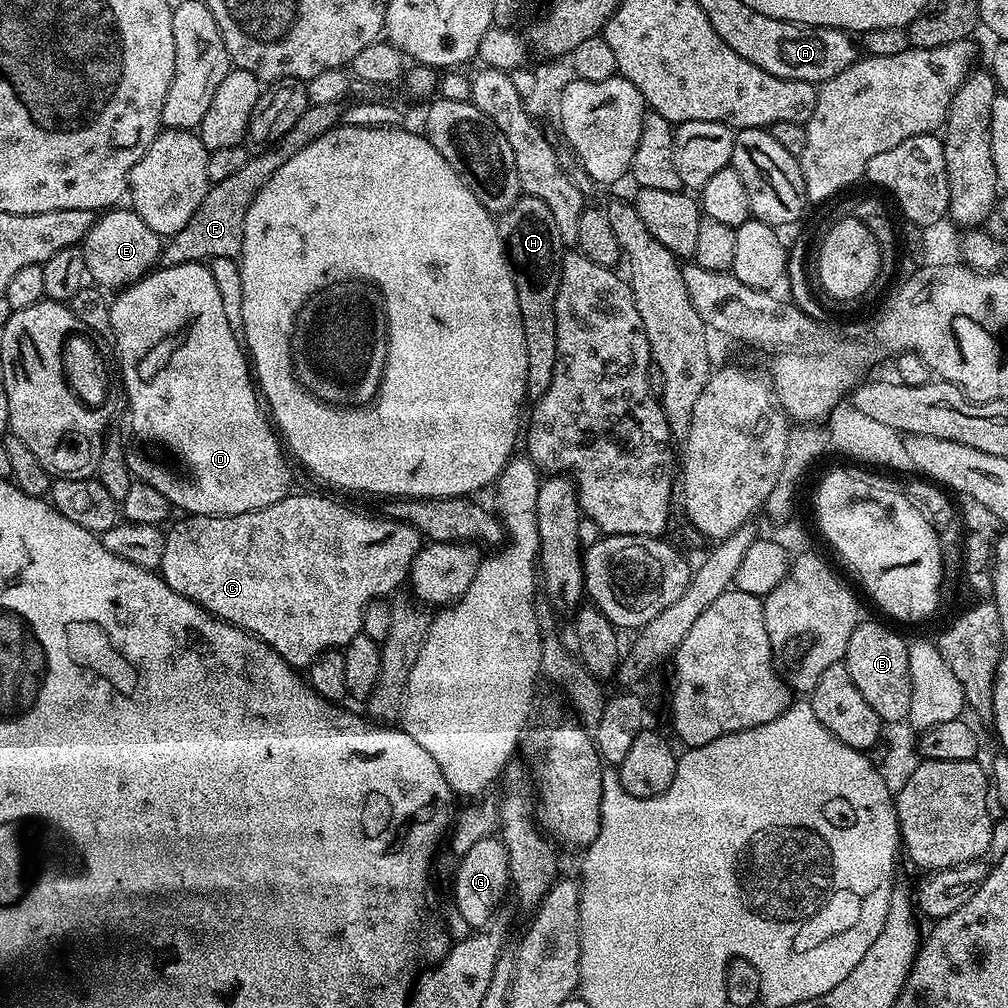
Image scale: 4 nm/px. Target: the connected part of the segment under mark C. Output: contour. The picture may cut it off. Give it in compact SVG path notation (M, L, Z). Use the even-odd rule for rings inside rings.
M308 492L302 493L301 496L296 495L290 494L286 498L282 498L282 502L274 502L274 506L266 506L262 510L254 510L237 516L185 515L180 518L184 520L178 521L176 525L173 523L167 529L162 550L162 562L158 571L170 586L170 590L178 590L178 594L190 598L195 604L200 604L219 620L226 620L235 628L241 628L242 631L266 642L291 668L304 670L323 652L343 649L344 645L350 642L350 638L361 635L364 607L372 600L391 597L393 595L391 592L403 580L405 583L409 579L412 560L420 553L422 547L422 537L407 522L391 518L375 520L374 517L363 516L362 513L355 512L354 509L347 508L346 505L339 504L338 501L331 500L328 496L311 496Z

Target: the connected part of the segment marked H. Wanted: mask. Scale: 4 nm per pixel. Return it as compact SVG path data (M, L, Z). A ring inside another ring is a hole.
M521 195L510 210L498 220L504 247L514 269L518 310L522 314L522 330L526 334L526 390L527 399L535 402L550 390L554 366L558 358L558 330L556 329L556 295L566 245L558 234L558 222L550 214L550 206L542 198Z

